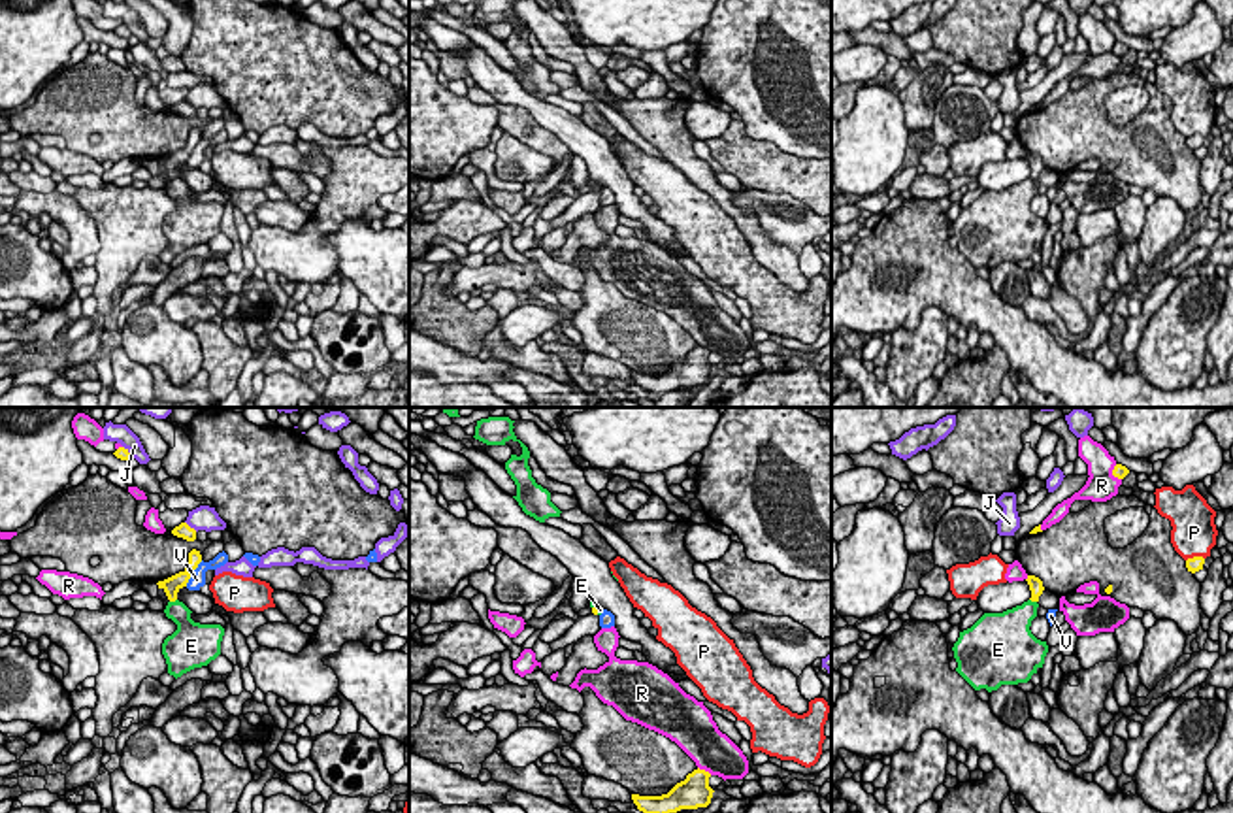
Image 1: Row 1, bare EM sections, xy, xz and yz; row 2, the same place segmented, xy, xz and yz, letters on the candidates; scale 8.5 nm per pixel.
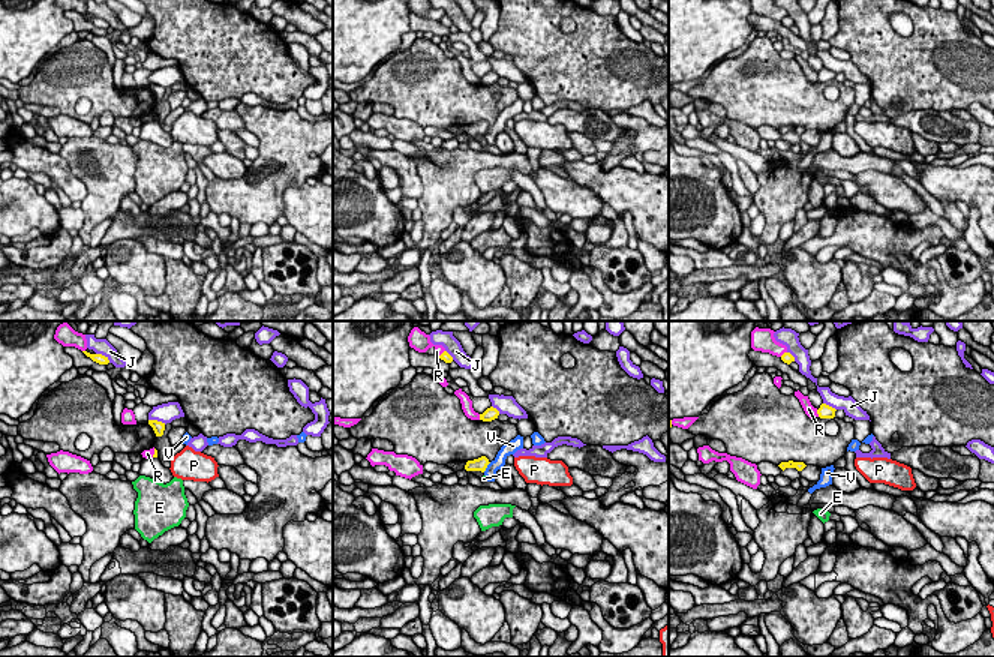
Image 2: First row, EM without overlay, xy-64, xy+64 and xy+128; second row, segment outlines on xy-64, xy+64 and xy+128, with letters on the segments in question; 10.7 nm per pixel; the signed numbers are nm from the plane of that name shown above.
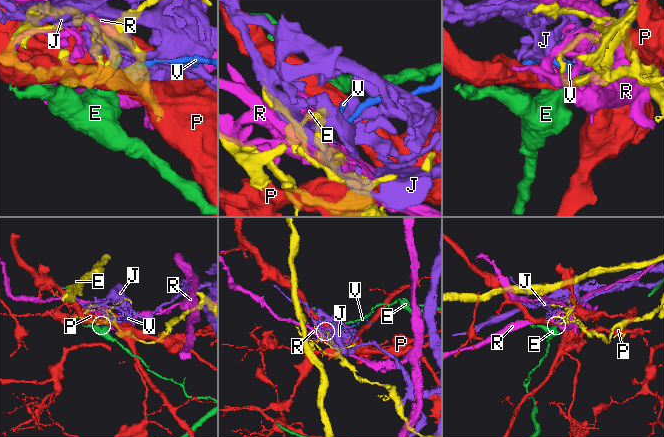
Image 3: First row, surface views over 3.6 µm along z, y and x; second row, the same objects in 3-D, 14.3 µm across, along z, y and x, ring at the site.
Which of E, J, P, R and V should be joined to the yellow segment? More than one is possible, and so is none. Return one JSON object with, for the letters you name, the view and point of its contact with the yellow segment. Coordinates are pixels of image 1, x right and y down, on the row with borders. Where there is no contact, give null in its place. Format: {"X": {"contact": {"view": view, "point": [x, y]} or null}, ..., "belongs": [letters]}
{"belongs": []}

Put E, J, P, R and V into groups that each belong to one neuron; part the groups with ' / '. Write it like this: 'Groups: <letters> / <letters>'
Groups: E / J / P / R / V

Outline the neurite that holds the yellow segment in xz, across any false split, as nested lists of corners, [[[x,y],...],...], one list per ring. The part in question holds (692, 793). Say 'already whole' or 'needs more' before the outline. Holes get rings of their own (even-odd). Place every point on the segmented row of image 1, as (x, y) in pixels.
already whole | [[[698,768],[688,773],[684,781],[677,783],[667,794],[632,794],[632,800],[643,813],[677,813],[681,809],[707,807],[715,792],[709,787],[709,777],[709,772]]]

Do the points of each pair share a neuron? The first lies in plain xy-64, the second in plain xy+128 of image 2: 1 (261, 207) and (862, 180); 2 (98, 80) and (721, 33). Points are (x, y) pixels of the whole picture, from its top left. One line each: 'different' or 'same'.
1: same
2: different

